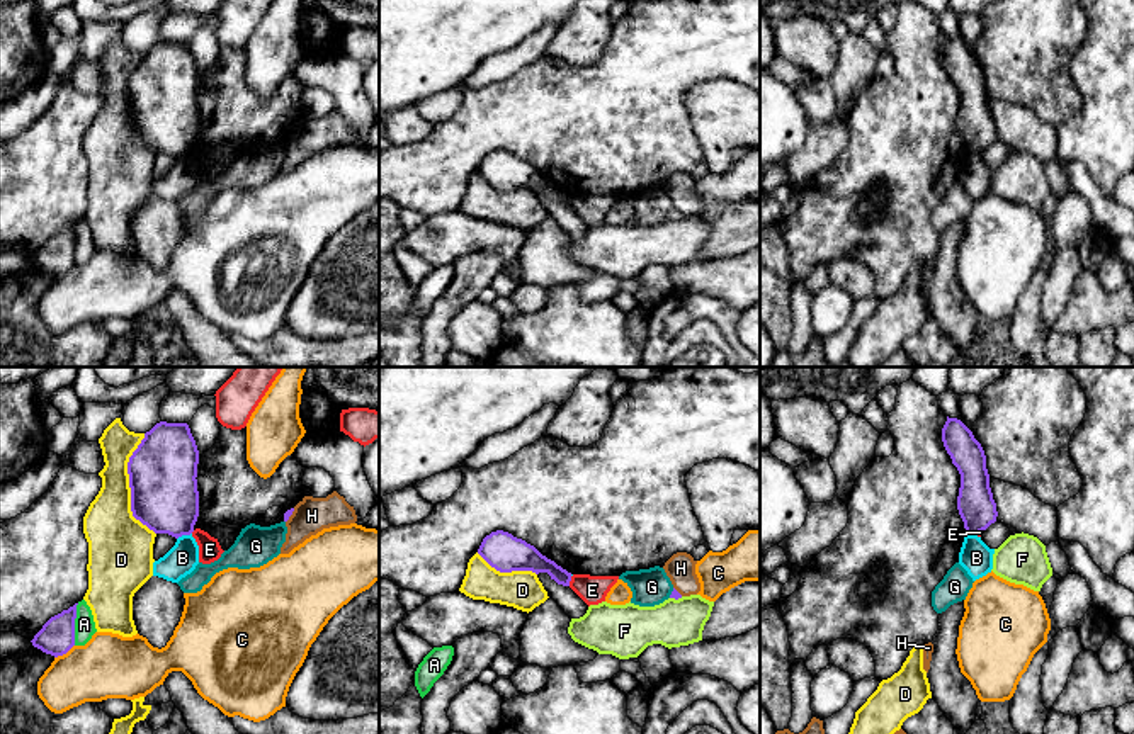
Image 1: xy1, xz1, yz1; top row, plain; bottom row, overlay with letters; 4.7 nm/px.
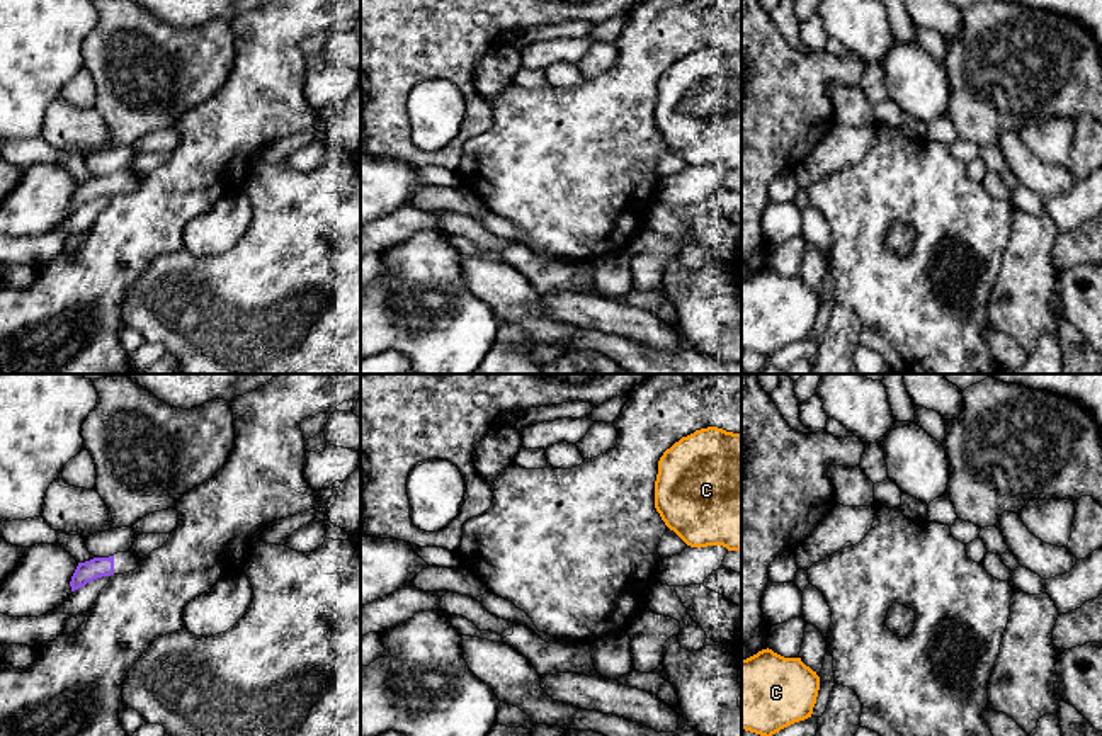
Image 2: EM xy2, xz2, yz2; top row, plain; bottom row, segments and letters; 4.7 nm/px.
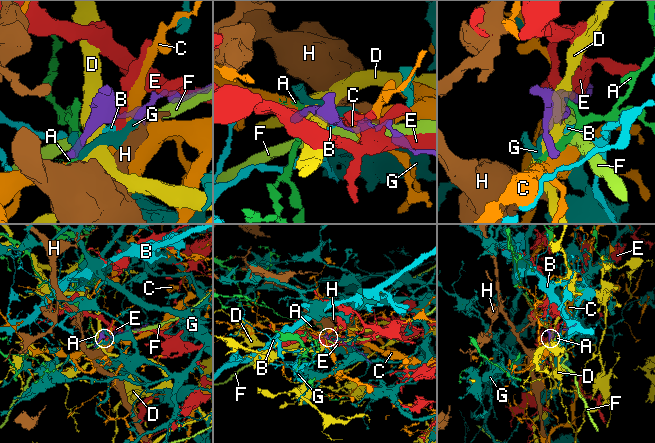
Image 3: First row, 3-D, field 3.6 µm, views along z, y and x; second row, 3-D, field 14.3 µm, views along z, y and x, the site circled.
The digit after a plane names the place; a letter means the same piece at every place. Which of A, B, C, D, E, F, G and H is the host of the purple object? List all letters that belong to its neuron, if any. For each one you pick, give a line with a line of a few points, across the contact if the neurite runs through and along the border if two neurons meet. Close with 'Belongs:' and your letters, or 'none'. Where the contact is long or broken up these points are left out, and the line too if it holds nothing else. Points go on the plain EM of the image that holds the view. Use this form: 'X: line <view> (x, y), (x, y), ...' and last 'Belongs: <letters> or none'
Belongs: none

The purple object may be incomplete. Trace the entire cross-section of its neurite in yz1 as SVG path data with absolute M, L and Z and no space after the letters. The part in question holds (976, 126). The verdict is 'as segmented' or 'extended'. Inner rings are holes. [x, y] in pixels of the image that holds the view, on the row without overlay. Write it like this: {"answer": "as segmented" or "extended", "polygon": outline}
{"answer": "as segmented", "polygon": "M949 36L942 48L942 61L961 93L957 129L964 141L966 155L979 153L995 143L998 136L984 70L961 39Z"}

